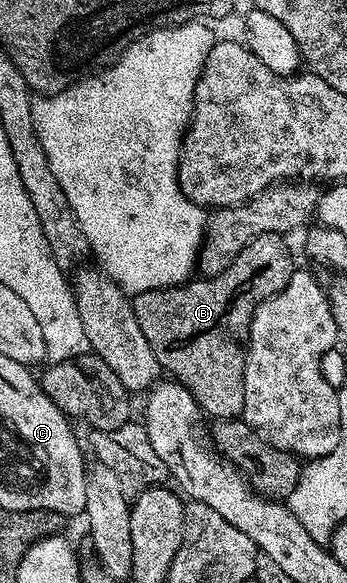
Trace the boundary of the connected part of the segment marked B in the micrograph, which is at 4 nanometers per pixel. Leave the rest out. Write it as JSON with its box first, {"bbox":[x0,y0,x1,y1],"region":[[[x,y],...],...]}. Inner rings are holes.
{"bbox":[132,234,296,419],"region":[[[265,234],[252,244],[248,244],[224,268],[220,274],[198,276],[187,280],[180,286],[168,286],[165,290],[149,290],[133,295],[132,301],[136,312],[136,324],[148,340],[148,348],[156,352],[156,360],[173,381],[180,383],[188,392],[192,392],[194,401],[203,415],[211,419],[239,417],[244,408],[244,368],[246,367],[246,348],[250,340],[250,325],[256,308],[273,294],[278,294],[286,287],[296,262],[290,255],[290,246],[281,234]]]}

